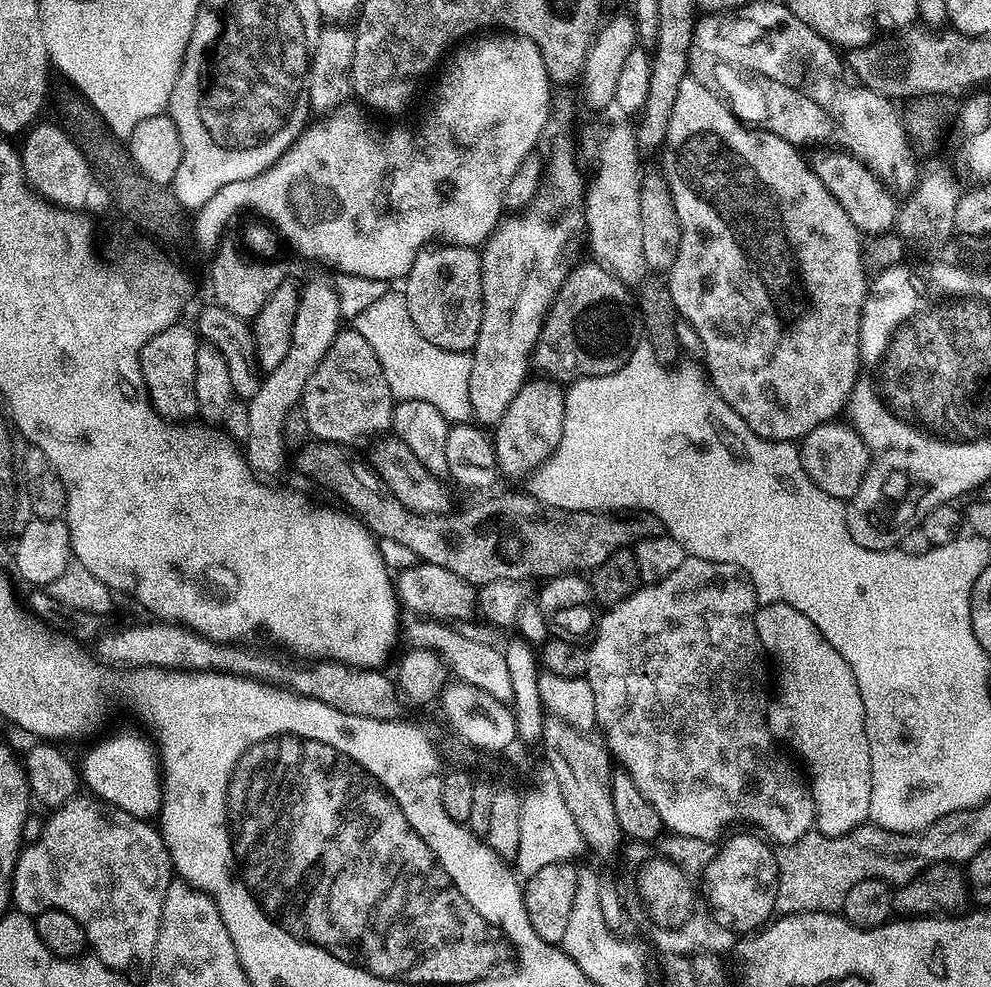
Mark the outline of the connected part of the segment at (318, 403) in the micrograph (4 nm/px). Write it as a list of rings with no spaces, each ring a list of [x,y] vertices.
[[[348,326],[348,329],[345,327],[340,330],[330,343],[325,356],[318,362],[317,368],[305,384],[302,407],[309,433],[320,442],[348,446],[351,440],[356,440],[359,436],[375,437],[377,434],[387,433],[392,428],[394,397],[386,382],[382,362],[378,362],[378,354],[374,354],[370,342],[366,342],[366,338],[362,338],[362,334],[358,334],[355,327]]]

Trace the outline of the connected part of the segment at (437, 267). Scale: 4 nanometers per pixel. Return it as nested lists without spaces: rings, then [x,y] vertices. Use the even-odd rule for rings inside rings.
[[[441,244],[421,250],[403,281],[402,291],[410,318],[422,338],[447,352],[468,352],[473,348],[484,305],[480,252],[476,248]]]

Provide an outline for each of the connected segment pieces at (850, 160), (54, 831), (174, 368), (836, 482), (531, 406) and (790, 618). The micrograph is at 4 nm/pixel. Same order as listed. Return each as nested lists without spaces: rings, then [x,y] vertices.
[[[818,148],[809,157],[809,165],[814,169],[816,176],[826,186],[830,193],[834,194],[835,200],[849,214],[857,229],[865,235],[889,233],[896,223],[898,211],[897,201],[876,179],[875,172],[868,168],[863,161],[856,159],[851,153],[834,148]]]
[[[80,794],[67,800],[61,808],[64,812],[59,808],[55,809],[60,816],[52,812],[56,820],[47,817],[52,824],[46,819],[43,821],[42,826],[48,832],[42,828],[39,832],[43,834],[44,840],[36,836],[40,844],[33,839],[28,844],[32,852],[23,856],[24,860],[17,855],[16,863],[20,868],[12,872],[11,903],[25,916],[33,918],[42,912],[65,912],[80,923],[87,947],[96,951],[93,952],[95,959],[105,968],[124,970],[120,968],[134,963],[139,956],[147,957],[156,945],[156,935],[162,918],[162,902],[174,876],[163,837],[151,823],[133,820],[119,809],[88,794]]]
[[[184,322],[171,324],[162,334],[154,334],[140,351],[143,389],[156,409],[157,417],[169,422],[188,422],[197,415],[196,395],[194,394],[194,362],[198,336],[184,325]]]
[[[829,422],[810,430],[803,440],[799,441],[800,461],[808,477],[823,492],[842,501],[851,500],[858,490],[862,478],[868,473],[870,457],[864,440],[856,433],[856,429],[847,423]]]
[[[551,378],[539,379],[525,380],[518,394],[514,394],[514,402],[510,402],[506,414],[502,414],[500,423],[495,425],[496,463],[503,475],[505,472],[508,476],[524,476],[539,464],[547,465],[562,438],[565,389]]]
[[[760,604],[756,609],[756,637],[767,659],[776,663],[768,729],[777,741],[788,739],[804,763],[806,776],[808,771],[815,831],[823,836],[852,832],[868,820],[870,810],[870,750],[854,674],[846,658],[822,638],[818,626],[792,606]]]

